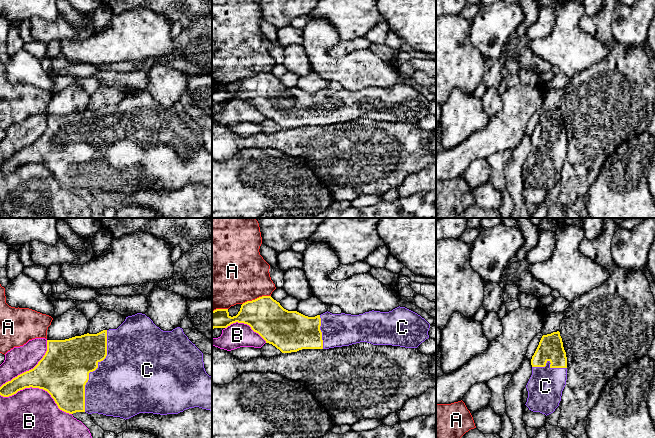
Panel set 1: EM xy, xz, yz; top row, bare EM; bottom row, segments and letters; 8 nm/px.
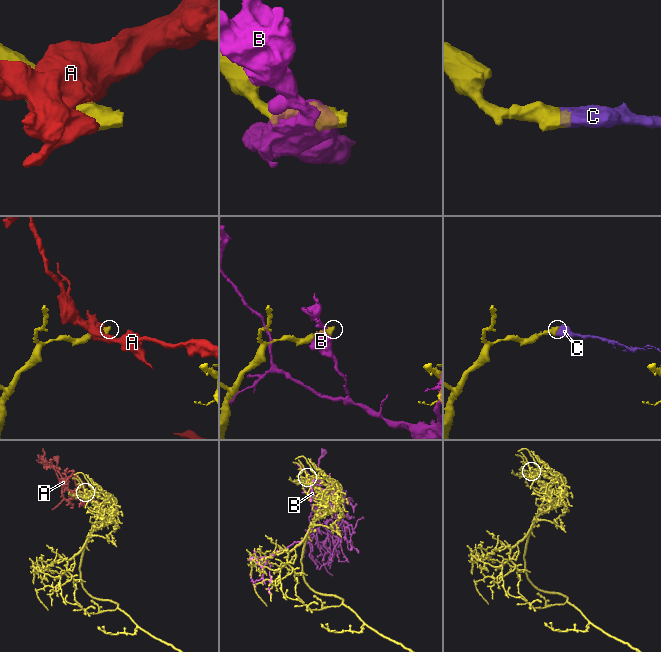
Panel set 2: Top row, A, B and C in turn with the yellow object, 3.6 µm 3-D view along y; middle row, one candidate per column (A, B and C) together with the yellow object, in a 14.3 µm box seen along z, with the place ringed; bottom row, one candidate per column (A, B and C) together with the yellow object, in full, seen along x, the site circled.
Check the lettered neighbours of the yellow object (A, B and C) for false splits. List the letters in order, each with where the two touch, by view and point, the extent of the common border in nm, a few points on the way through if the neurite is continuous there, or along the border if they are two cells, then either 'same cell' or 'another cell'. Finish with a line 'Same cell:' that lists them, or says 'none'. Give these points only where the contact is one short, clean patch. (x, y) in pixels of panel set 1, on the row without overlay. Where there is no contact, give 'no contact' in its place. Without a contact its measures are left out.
A: xz (257, 74) | 240 nm | another cell
B: xy (38, 163) | 600 nm | another cell
C: xy (93, 146) | 700 nm | same cell
Same cell: C

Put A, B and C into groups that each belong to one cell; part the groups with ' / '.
A / B / C

